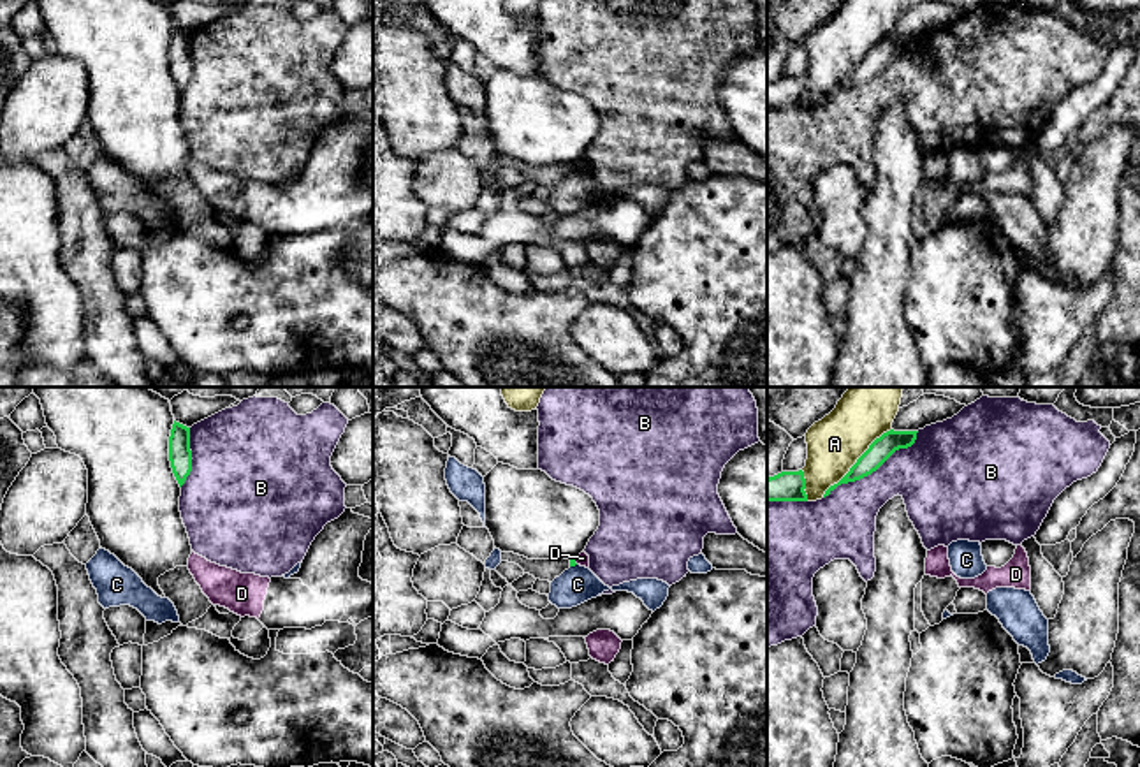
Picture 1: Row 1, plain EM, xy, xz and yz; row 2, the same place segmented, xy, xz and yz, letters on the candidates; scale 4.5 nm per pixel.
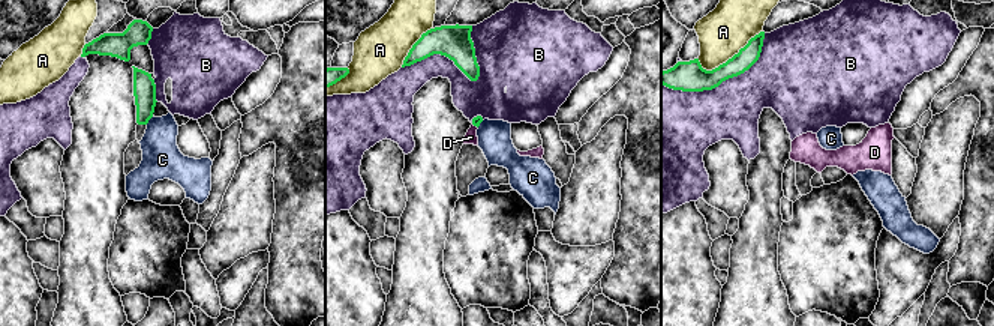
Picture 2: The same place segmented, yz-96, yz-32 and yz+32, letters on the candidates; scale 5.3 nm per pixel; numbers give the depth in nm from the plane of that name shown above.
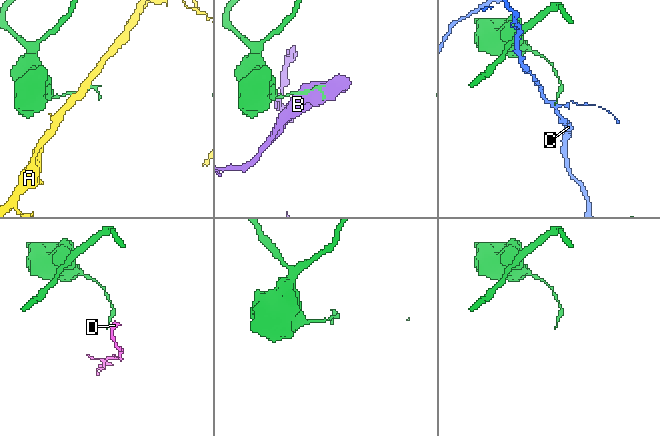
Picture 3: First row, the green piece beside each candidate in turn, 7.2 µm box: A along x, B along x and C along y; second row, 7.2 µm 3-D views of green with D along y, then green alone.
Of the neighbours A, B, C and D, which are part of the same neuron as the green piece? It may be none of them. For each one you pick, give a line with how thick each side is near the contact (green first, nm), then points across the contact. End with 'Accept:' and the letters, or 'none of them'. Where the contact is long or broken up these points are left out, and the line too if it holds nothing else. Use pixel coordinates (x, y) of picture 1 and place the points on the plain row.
Accept: none of them

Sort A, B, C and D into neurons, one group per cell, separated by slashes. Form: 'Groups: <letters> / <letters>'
Groups: A / B / C / D

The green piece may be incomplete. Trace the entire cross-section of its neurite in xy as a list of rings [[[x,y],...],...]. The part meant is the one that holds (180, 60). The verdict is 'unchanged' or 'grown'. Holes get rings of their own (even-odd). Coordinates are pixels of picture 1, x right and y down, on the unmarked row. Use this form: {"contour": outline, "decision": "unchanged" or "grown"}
{"contour": [[[176,26],[169,42],[169,67],[181,93],[192,77],[190,33]]], "decision": "unchanged"}

